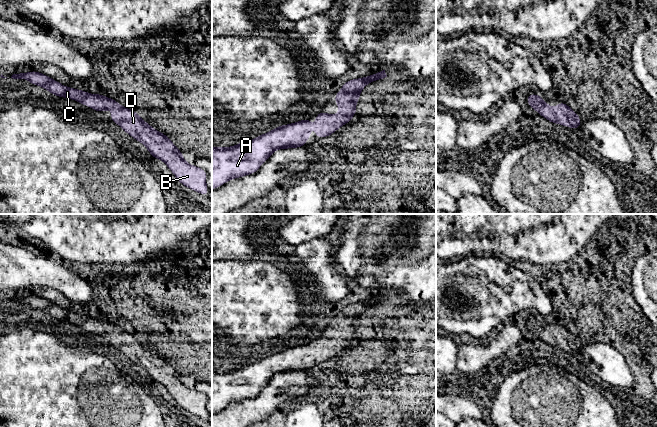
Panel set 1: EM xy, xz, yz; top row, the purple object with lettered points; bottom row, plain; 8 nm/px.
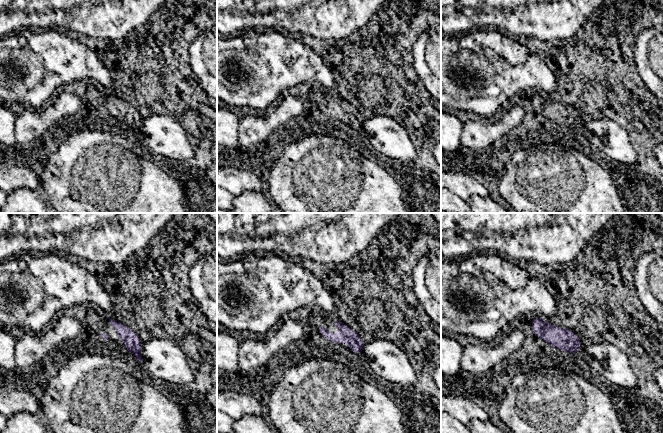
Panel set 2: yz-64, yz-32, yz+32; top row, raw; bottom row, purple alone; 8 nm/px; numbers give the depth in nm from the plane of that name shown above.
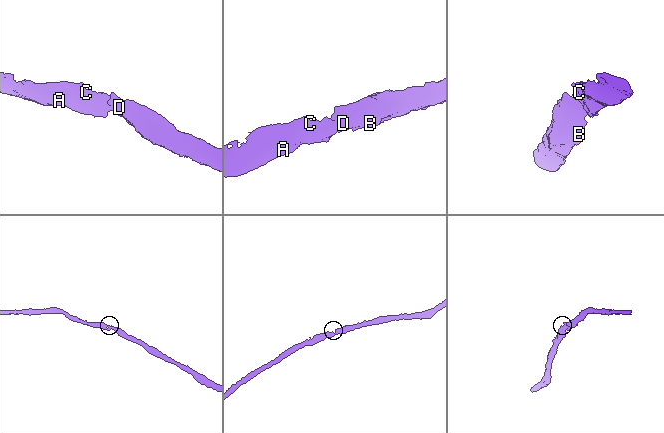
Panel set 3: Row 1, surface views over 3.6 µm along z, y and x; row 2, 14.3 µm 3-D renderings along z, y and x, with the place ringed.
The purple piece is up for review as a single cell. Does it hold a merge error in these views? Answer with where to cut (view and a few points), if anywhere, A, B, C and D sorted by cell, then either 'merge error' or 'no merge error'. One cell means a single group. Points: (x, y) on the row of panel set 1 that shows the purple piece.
no cut; A B C D; no merge error

